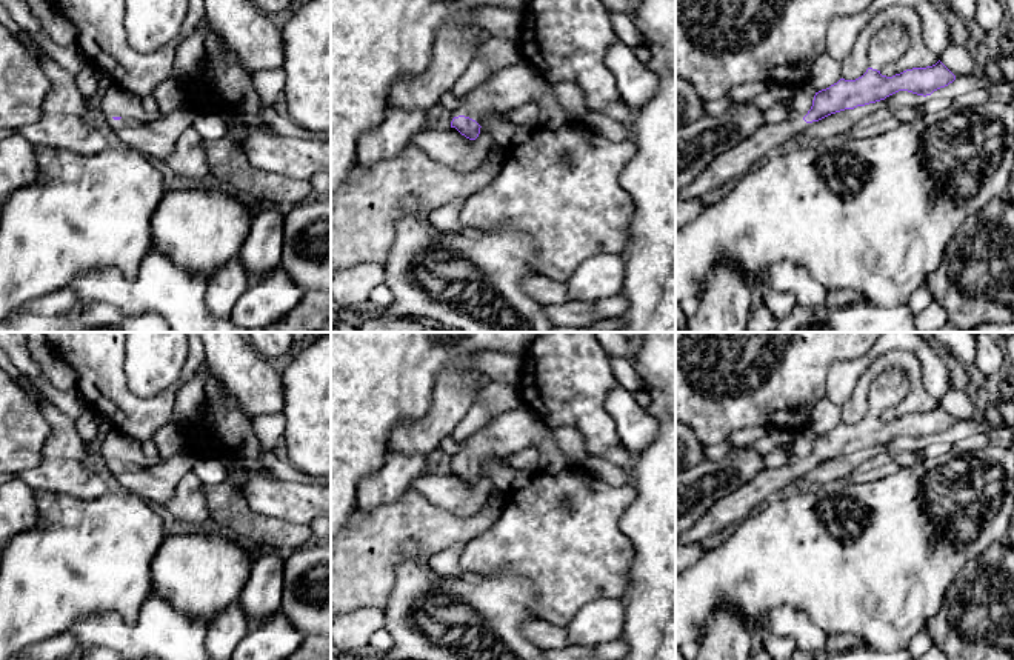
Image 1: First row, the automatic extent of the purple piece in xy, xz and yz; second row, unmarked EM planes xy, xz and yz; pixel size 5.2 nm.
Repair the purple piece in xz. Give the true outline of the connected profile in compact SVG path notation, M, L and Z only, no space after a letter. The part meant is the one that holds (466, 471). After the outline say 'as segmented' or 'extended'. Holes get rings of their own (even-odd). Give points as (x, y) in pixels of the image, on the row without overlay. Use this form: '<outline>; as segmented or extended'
M517 409L485 418L483 428L460 445L451 472L455 472L466 483L475 485L482 471L469 460L475 454L477 443L482 449L486 448L491 455L506 457L512 452L535 449L548 429L534 409Z; extended

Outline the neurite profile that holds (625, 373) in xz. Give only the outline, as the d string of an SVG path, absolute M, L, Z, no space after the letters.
M609 355L609 363L612 366L619 385L622 385L632 395L645 389L643 380L637 374L634 363L631 360Z

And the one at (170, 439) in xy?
M168 423L162 426L154 435L152 442L158 449L158 457L166 460L180 451L186 449L186 435L180 425Z

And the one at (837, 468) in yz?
M885 445L869 448L865 451L857 451L854 454L845 454L831 458L819 466L808 468L805 472L805 480L814 486L832 485L834 482L854 472L856 468L866 458L885 451Z

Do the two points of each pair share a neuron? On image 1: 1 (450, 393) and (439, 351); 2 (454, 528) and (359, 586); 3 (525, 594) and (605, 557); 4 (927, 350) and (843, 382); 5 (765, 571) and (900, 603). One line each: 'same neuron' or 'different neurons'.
1: different neurons
2: same neuron
3: different neurons
4: same neuron
5: same neuron

